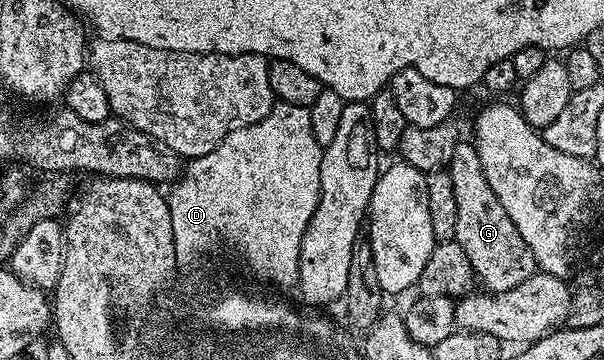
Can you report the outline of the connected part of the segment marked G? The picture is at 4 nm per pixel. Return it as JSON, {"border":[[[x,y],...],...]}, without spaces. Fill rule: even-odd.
{"border":[[[461,140],[454,148],[454,156],[450,156],[446,169],[454,184],[454,200],[458,203],[458,224],[454,240],[466,252],[479,285],[481,282],[485,291],[494,294],[518,288],[518,284],[537,273],[536,261],[530,248],[526,248],[526,240],[522,240],[518,228],[514,228],[514,220],[510,220],[498,196],[494,196],[494,188],[486,184],[482,160],[478,160],[475,145],[471,141]]]}

